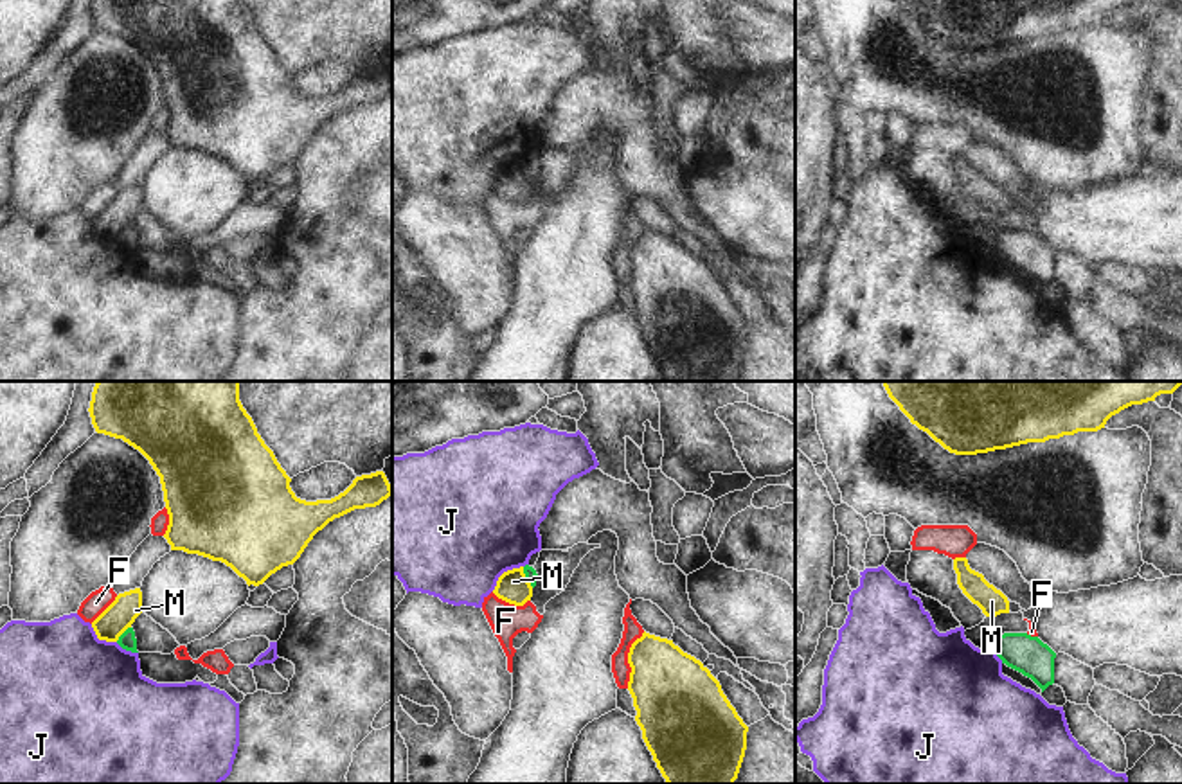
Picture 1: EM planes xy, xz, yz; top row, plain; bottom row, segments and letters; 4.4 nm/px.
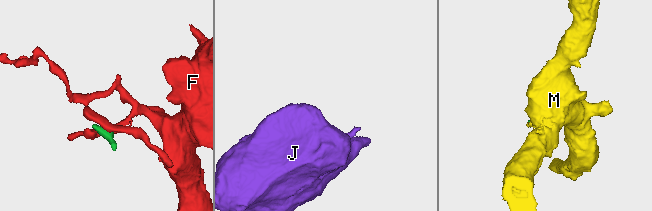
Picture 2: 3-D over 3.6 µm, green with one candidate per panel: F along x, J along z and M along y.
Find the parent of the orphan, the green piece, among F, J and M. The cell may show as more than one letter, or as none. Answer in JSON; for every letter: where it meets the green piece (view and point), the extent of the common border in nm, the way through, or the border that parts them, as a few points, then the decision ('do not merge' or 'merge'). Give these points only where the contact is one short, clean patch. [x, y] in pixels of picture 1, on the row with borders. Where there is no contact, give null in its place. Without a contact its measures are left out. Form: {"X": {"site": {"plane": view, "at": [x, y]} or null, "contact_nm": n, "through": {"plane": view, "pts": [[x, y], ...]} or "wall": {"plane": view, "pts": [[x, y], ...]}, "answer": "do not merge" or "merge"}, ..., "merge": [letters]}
{"F": {"site": {"plane": "yz", "at": [1029, 635]}, "contact_nm": 60, "wall": {"plane": "yz", "pts": [[1026, 633], [1037, 637]]}, "answer": "do not merge"}, "J": {"site": {"plane": "xy", "at": [126, 650]}, "contact_nm": 120, "answer": "do not merge"}, "M": {"site": {"plane": "xz", "at": [526, 578]}, "contact_nm": 110, "answer": "do not merge"}, "merge": []}

